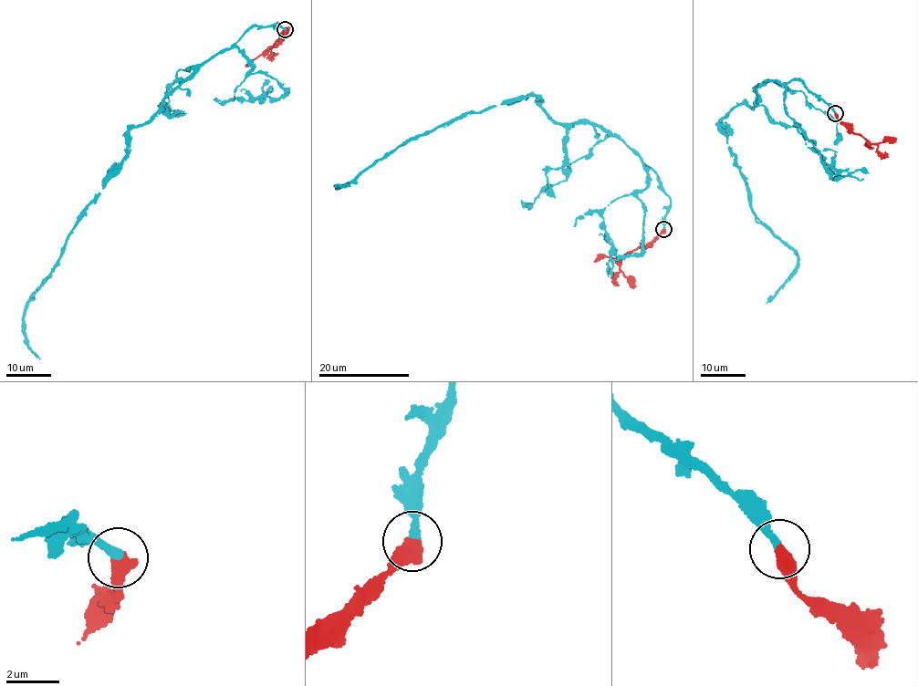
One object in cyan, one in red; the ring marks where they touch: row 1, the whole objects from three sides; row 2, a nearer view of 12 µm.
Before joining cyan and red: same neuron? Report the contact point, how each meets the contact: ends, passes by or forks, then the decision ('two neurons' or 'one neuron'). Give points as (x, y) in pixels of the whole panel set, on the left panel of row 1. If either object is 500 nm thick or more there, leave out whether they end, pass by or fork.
(285, 29) | one neuron

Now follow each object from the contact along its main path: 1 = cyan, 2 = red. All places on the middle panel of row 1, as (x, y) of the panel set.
1: (664, 229), (670, 197), (635, 150), (596, 126), (552, 119), (534, 96), (404, 142), (336, 190), (349, 185)
2: (663, 230), (648, 244), (630, 251), (621, 261), (620, 270), (634, 287)

